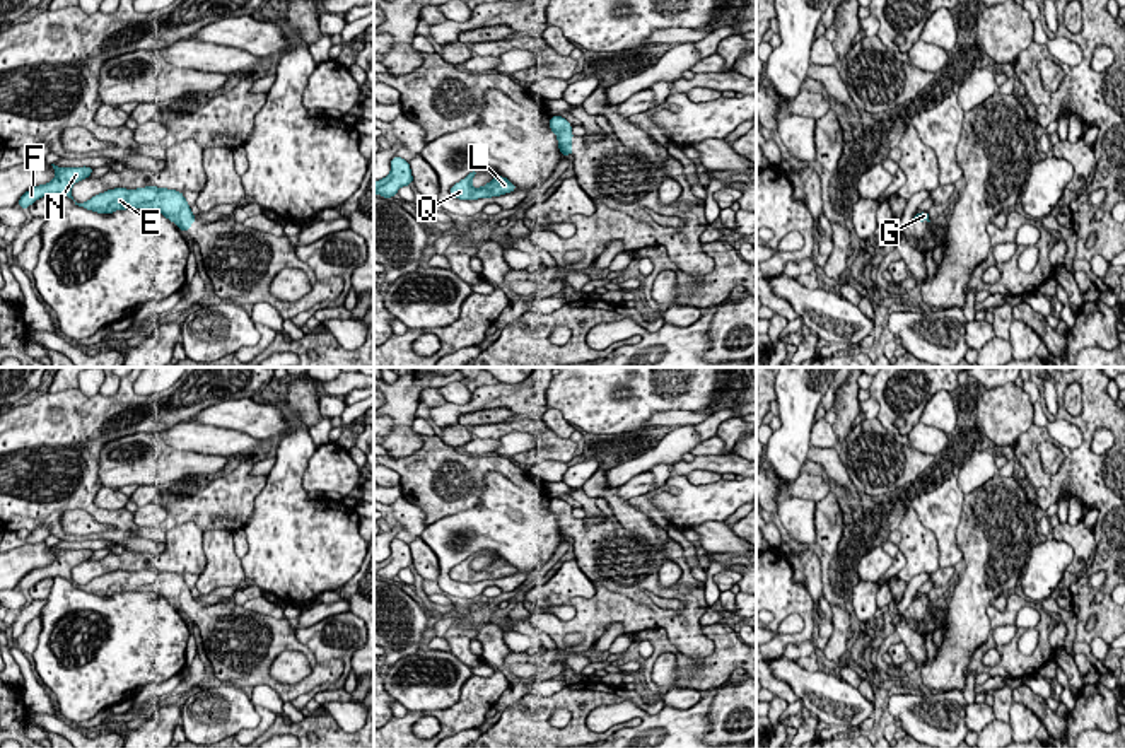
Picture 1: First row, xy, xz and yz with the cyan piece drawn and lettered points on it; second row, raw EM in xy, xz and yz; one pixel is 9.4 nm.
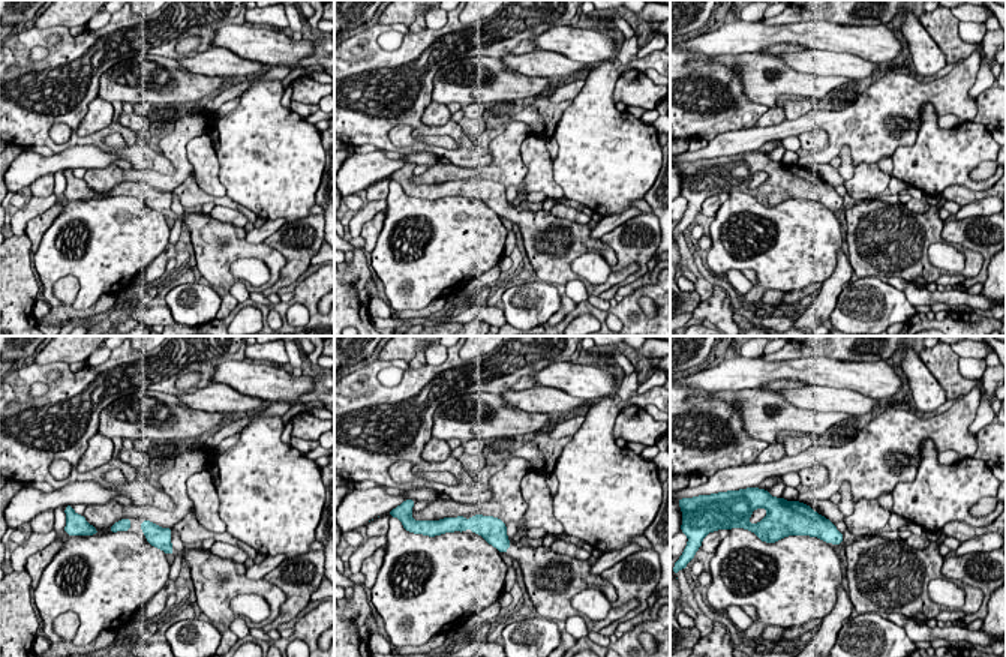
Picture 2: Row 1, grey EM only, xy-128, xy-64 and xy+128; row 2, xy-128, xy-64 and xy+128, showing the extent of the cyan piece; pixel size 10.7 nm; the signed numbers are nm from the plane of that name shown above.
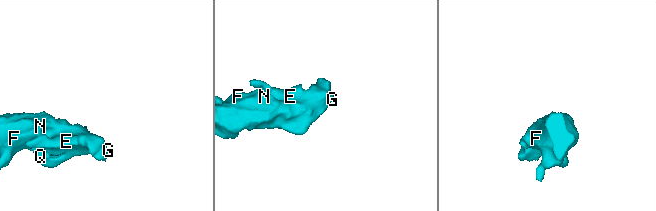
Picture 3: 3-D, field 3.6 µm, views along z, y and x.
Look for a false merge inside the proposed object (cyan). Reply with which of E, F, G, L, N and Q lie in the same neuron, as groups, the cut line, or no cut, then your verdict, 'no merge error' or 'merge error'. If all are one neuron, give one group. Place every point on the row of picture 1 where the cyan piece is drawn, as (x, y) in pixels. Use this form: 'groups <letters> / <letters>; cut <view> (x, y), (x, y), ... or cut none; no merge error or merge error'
groups E F G L N Q; cut none; no merge error

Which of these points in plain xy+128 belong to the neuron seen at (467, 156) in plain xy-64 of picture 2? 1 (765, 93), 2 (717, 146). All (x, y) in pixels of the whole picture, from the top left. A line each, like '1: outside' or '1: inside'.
1: outside
2: outside

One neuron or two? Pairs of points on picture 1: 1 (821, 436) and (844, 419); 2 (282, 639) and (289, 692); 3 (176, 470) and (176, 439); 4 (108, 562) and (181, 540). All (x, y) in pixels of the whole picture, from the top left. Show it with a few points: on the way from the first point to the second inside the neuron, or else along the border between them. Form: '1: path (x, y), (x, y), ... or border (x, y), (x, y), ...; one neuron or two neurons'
1: border (832, 426), (837, 446); two neurons
2: path (268, 654), (265, 675), (273, 683); one neuron
3: border (168, 444), (176, 449), (192, 449), (215, 456); two neurons
4: path (127, 560), (168, 559); one neuron

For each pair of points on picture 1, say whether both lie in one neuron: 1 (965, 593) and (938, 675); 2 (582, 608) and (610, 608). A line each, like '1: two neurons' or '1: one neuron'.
1: one neuron
2: one neuron

